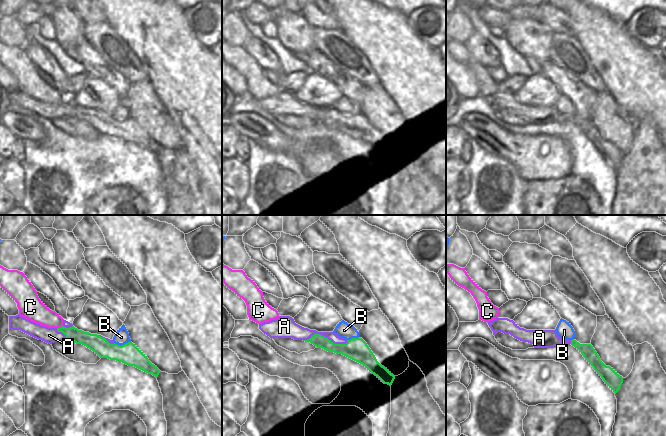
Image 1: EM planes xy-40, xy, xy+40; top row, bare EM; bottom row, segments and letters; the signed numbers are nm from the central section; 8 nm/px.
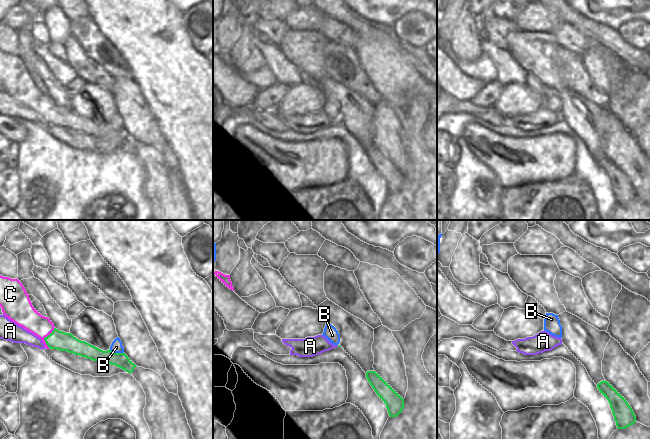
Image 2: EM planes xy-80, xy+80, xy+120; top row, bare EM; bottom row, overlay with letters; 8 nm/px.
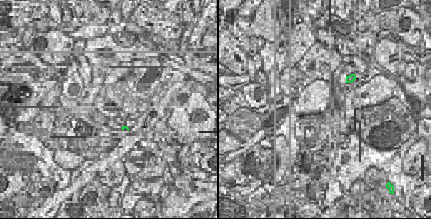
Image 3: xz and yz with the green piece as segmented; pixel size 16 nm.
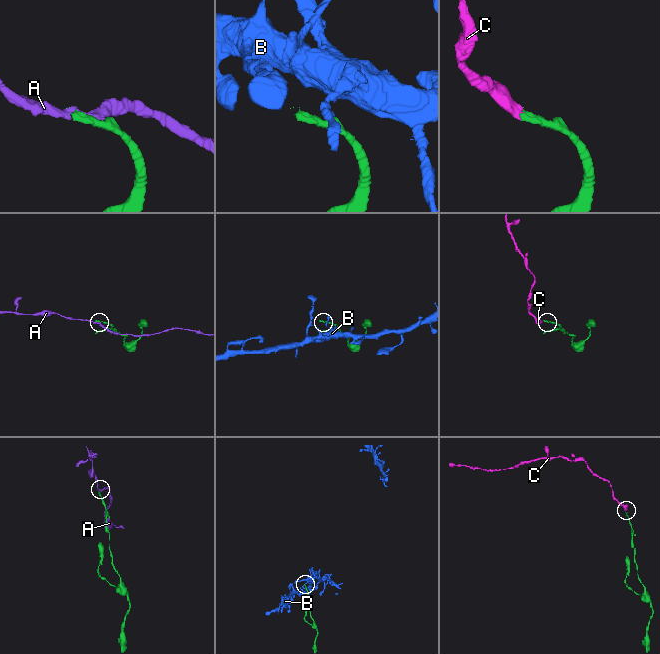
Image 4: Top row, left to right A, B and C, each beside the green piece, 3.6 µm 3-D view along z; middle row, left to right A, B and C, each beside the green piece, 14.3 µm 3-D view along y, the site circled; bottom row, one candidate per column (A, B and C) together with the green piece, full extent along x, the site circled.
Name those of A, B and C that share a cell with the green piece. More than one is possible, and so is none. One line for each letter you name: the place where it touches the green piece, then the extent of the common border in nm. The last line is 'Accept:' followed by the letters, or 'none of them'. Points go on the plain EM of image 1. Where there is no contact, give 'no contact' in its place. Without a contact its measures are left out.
C: xy-40 (60, 103) | 50 nm
Accept: C

